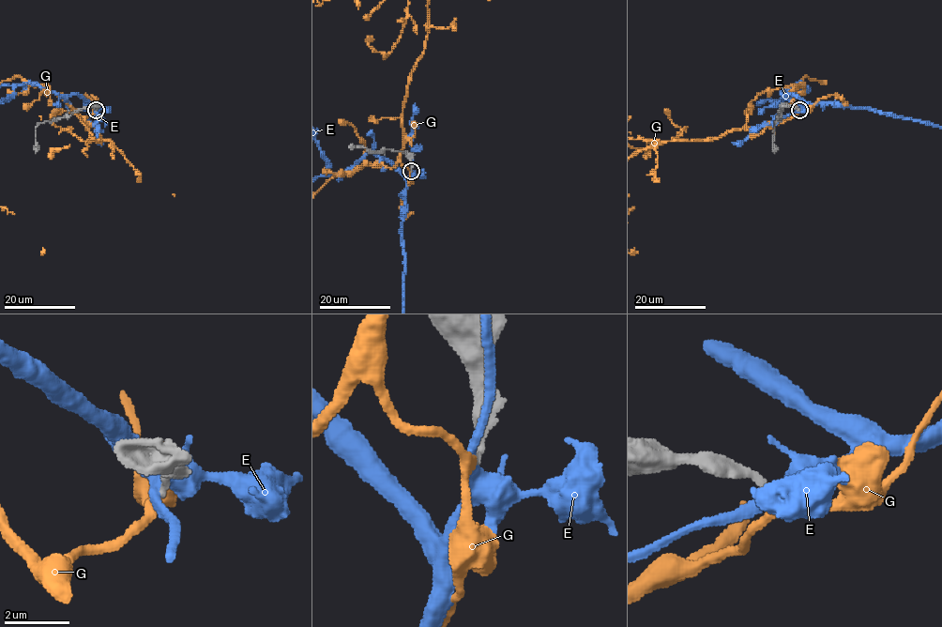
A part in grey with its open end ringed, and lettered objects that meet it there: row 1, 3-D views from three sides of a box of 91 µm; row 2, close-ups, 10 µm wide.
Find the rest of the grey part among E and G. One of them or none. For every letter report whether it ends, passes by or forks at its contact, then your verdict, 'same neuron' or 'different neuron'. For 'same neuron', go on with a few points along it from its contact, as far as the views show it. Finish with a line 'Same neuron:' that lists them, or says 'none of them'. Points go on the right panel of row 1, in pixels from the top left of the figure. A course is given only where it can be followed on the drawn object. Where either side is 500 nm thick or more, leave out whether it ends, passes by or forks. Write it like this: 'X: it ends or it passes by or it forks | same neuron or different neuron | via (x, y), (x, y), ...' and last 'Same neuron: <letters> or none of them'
E: it passes by | different neuron
G: it passes by | same neuron
Same neuron: G

